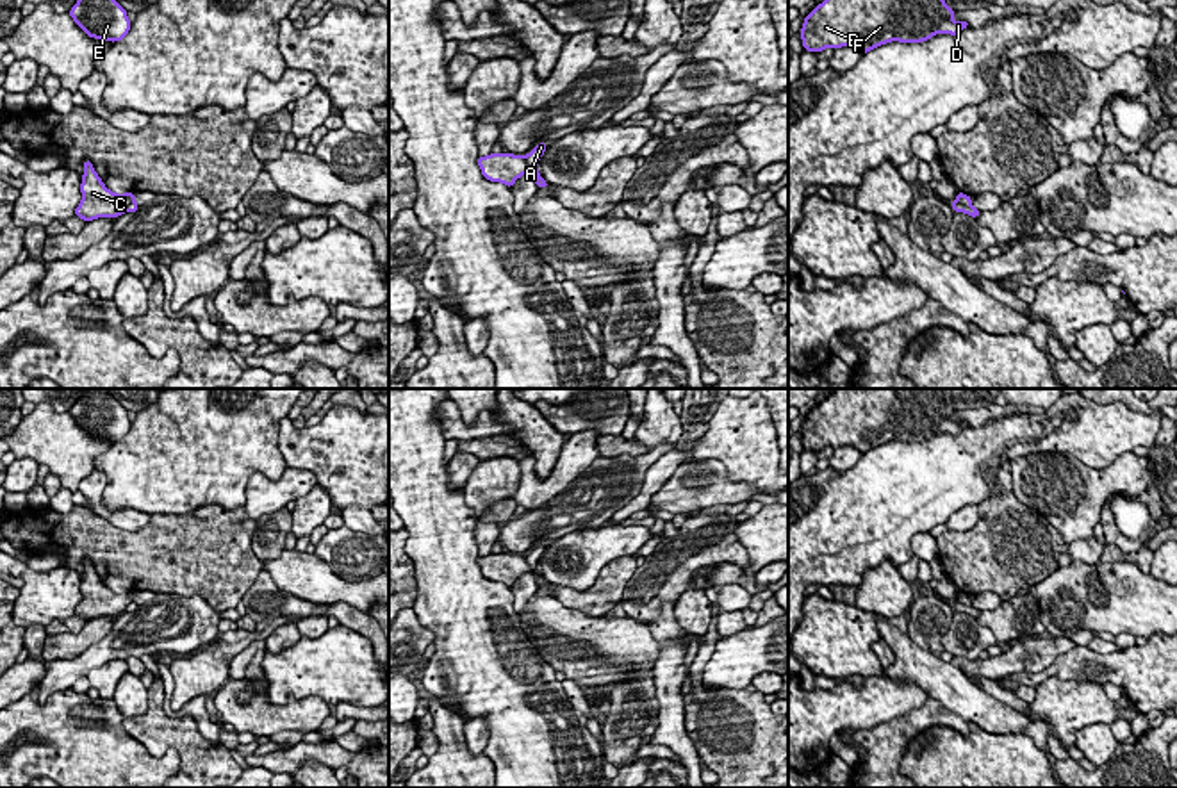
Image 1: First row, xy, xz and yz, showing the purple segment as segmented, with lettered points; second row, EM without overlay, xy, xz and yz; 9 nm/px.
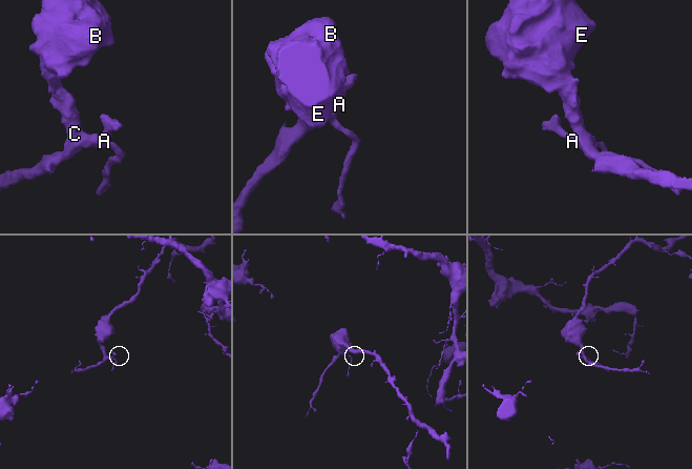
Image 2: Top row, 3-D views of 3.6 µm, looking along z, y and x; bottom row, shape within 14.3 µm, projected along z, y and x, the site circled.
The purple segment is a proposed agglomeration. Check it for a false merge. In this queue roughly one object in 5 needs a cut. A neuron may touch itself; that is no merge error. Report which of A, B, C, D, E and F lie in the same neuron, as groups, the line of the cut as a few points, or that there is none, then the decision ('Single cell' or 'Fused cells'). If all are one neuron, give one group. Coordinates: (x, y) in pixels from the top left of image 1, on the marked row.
Groups: A / B C D E F. Split along xz (525, 155), (530, 172). Fused cells

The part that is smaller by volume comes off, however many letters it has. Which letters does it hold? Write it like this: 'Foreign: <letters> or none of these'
Foreign: A

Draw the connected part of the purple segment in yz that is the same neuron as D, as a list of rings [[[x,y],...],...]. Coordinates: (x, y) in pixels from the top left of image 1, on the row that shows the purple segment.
[[[824,0],[804,18],[801,39],[808,52],[852,46],[863,55],[892,41],[958,36],[970,23],[952,21],[954,12],[945,0]]]

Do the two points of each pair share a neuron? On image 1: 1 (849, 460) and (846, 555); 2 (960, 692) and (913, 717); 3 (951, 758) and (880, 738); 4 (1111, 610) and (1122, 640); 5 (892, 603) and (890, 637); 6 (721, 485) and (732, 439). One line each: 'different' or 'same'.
1: different
2: different
3: different
4: different
5: different
6: different

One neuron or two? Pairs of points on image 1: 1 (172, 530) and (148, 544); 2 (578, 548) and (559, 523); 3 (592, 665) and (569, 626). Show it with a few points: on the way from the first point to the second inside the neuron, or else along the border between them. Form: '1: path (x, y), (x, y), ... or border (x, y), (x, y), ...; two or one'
1: path (166, 535), (154, 544); one
2: border (605, 523), (594, 528), (567, 532), (548, 544); two
3: path (591, 656), (569, 635); one

